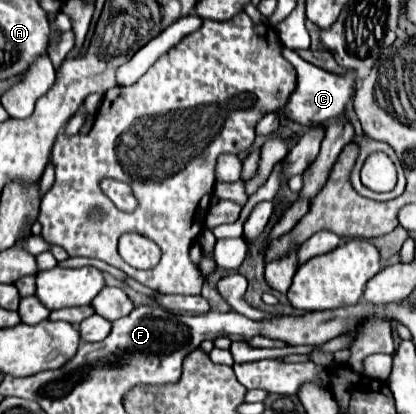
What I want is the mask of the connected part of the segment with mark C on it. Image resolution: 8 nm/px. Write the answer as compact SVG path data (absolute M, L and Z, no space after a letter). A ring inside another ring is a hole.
M283 48L283 56L297 70L297 88L285 104L285 116L289 120L305 126L305 128L307 128L307 124L323 124L327 120L335 120L337 116L341 116L345 106L353 98L353 82L355 82L357 74L349 72L345 76L337 76L337 74L325 72L325 70L309 64L309 62L305 62L295 50L289 50L289 48Z

